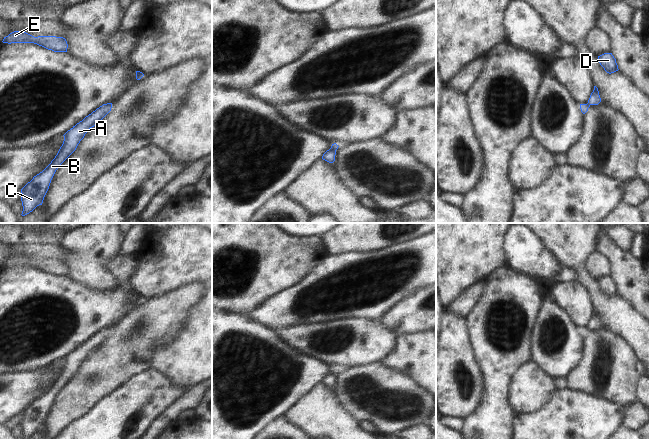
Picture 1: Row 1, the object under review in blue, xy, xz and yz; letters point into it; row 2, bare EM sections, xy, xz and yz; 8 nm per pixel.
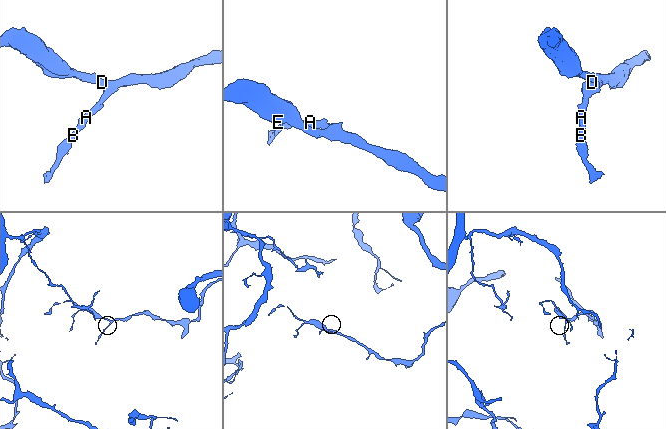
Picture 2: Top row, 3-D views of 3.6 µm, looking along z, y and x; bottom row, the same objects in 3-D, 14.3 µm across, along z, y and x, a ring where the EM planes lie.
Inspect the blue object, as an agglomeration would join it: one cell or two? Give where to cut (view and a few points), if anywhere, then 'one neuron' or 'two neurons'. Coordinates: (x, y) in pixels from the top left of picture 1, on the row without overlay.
cut none; one neuron

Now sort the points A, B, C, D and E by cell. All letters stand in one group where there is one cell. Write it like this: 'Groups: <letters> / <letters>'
Groups: A B C D E.

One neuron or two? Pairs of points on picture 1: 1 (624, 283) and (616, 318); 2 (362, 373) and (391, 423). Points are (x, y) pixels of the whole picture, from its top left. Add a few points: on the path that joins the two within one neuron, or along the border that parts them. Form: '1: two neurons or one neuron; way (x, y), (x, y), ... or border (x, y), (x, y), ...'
1: two neurons; border (618, 294), (638, 311)
2: one neuron; way (370, 385), (391, 406), (391, 411)

